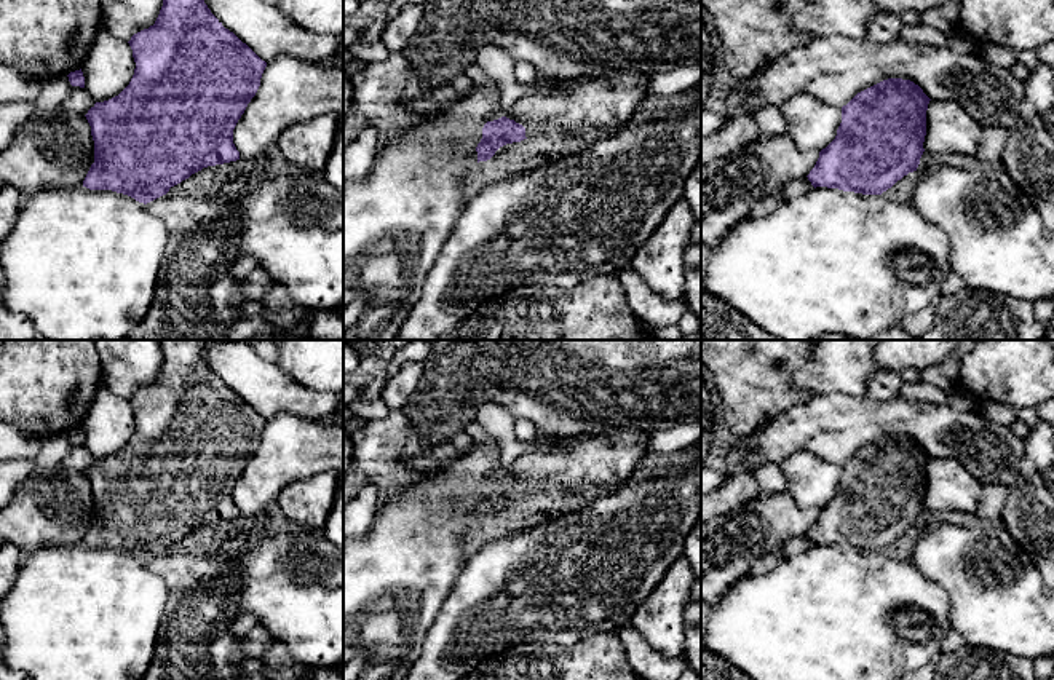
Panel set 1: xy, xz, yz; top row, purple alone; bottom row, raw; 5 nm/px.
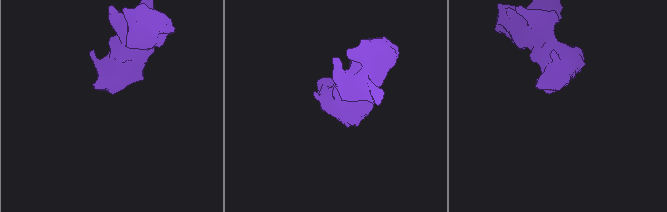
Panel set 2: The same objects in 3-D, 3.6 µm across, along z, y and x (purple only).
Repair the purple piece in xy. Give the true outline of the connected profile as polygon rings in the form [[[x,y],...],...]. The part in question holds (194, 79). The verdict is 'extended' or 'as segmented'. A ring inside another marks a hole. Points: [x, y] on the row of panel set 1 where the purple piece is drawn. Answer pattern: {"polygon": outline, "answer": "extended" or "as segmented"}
{"polygon": [[[163,0],[155,24],[128,43],[136,62],[129,85],[118,96],[96,102],[85,115],[94,140],[94,163],[83,187],[112,190],[147,204],[203,168],[240,160],[233,129],[257,93],[267,62],[225,29],[204,0]]], "answer": "as segmented"}

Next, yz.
{"polygon": [[[888,78],[842,107],[835,139],[806,176],[811,185],[882,195],[917,171],[929,97],[910,80]]], "answer": "as segmented"}

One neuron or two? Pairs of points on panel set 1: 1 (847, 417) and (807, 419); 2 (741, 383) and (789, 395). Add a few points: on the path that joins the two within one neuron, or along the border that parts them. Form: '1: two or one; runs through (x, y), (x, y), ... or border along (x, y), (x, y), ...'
1: one; runs through (837, 419), (816, 419)
2: one; runs through (752, 383), (778, 393)

